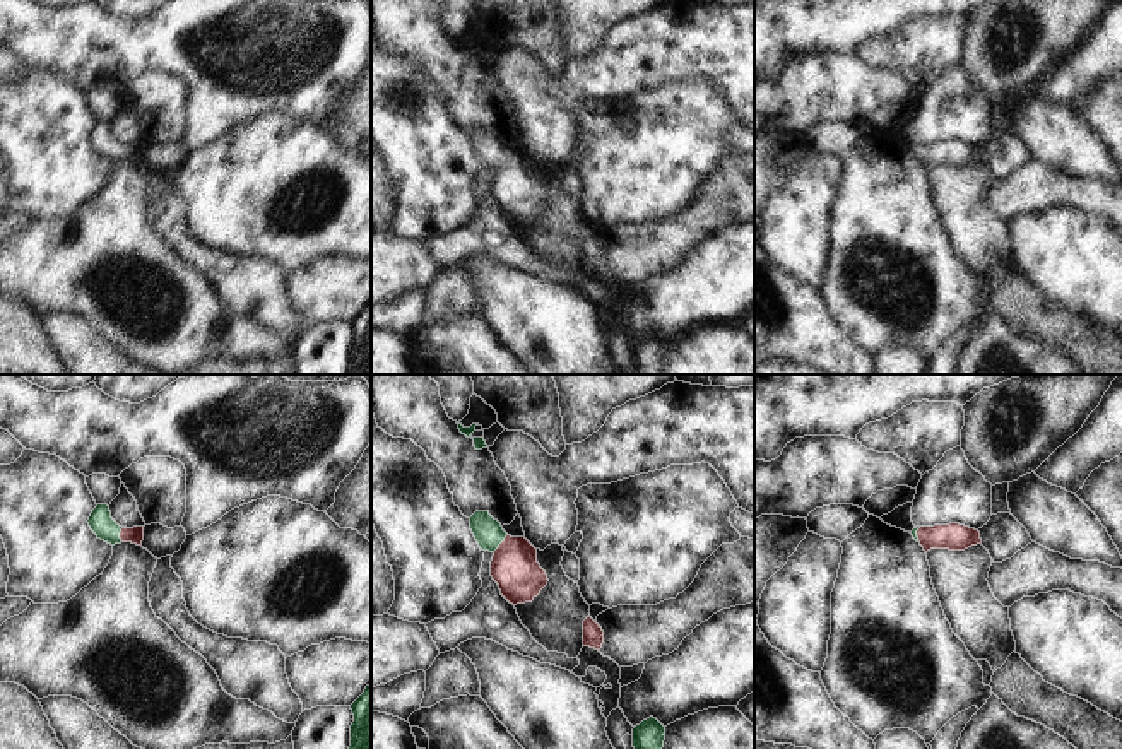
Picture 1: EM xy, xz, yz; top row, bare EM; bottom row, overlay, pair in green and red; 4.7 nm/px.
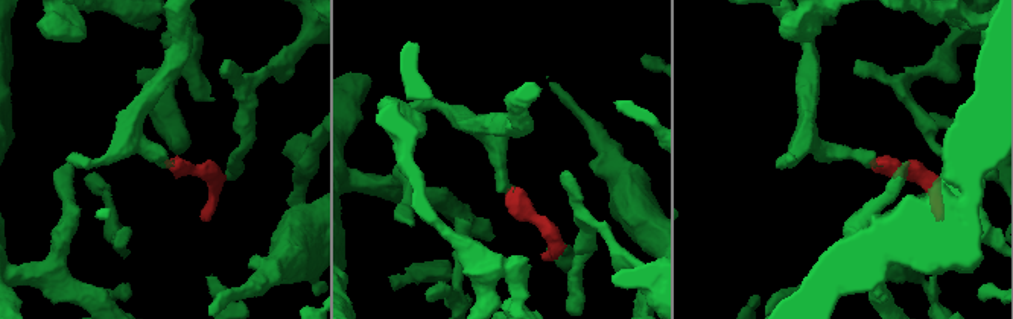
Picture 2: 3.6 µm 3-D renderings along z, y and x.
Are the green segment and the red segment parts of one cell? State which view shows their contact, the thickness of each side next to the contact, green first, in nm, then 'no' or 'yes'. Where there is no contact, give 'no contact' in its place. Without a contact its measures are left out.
xz | 140/220 nm | yes

